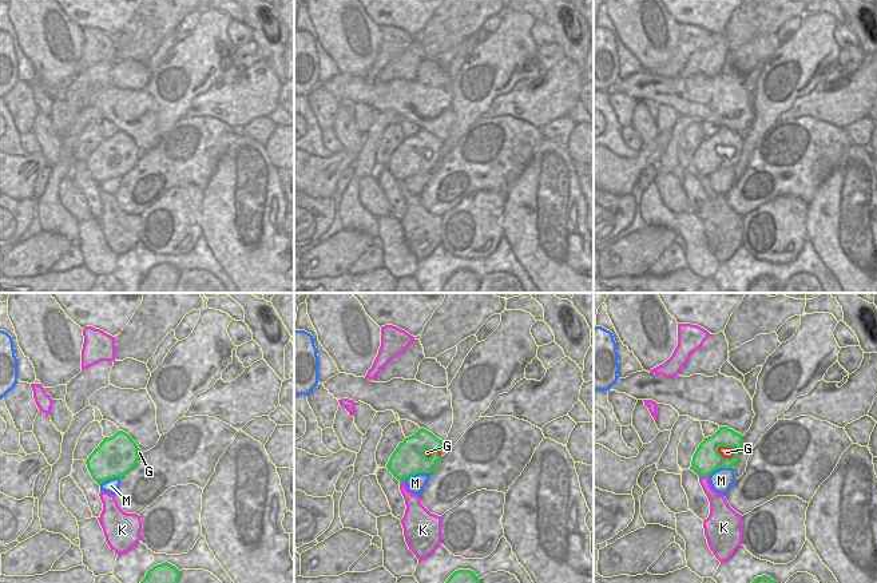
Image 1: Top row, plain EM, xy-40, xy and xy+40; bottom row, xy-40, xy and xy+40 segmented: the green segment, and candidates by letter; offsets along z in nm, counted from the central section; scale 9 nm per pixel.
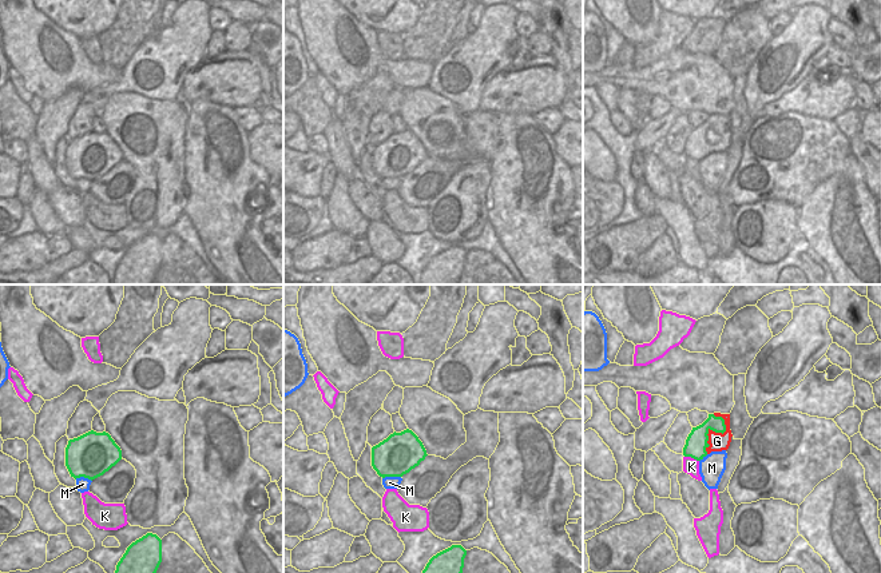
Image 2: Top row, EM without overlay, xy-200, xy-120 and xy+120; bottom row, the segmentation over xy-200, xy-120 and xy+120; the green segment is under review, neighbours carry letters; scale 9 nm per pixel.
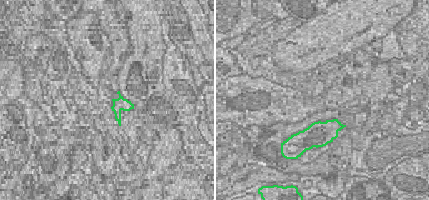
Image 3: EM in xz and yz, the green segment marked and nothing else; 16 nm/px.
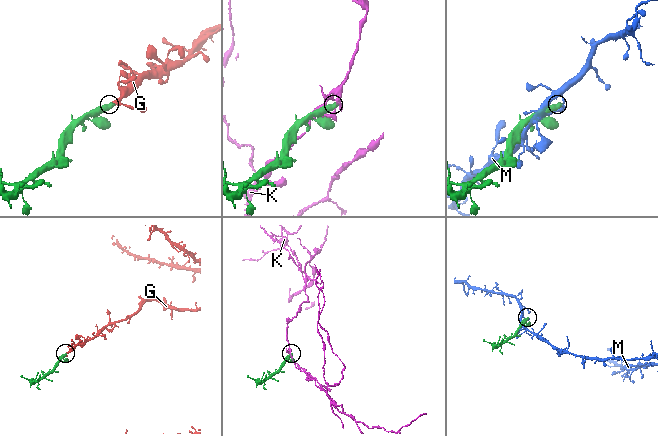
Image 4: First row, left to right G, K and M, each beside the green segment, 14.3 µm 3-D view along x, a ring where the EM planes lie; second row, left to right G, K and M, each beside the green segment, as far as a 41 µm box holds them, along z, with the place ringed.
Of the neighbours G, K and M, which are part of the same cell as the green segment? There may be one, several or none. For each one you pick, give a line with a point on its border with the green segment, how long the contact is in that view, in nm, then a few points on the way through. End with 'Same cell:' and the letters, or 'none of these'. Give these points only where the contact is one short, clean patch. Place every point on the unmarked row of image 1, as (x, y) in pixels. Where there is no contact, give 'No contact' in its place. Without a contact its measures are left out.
G: Touches green at xy+40 (727, 159). Shared border 220 nm
Same cell: G

